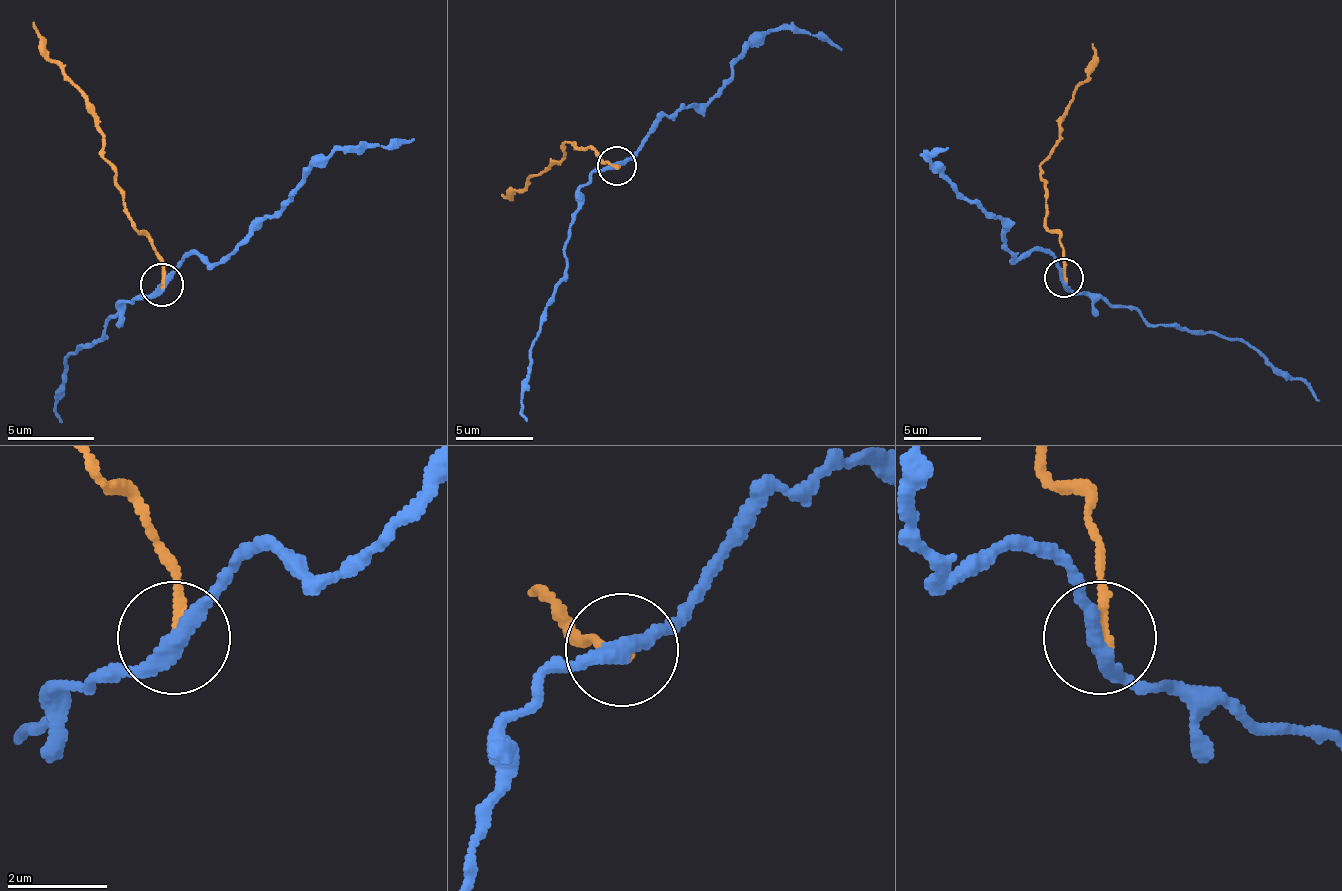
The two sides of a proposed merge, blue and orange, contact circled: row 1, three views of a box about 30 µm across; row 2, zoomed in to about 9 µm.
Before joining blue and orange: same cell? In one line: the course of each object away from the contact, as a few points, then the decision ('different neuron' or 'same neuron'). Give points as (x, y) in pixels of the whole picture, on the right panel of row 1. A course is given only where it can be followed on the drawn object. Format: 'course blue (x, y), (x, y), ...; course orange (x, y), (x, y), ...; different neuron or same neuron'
course blue (1062, 279), (1047, 252), (1016, 259), (1004, 224), (926, 158), (950, 147); course orange (1062, 279), (1062, 244), (1047, 224), (1039, 166), (1058, 135), (1058, 120), (1089, 73), (1093, 42); different neuron

